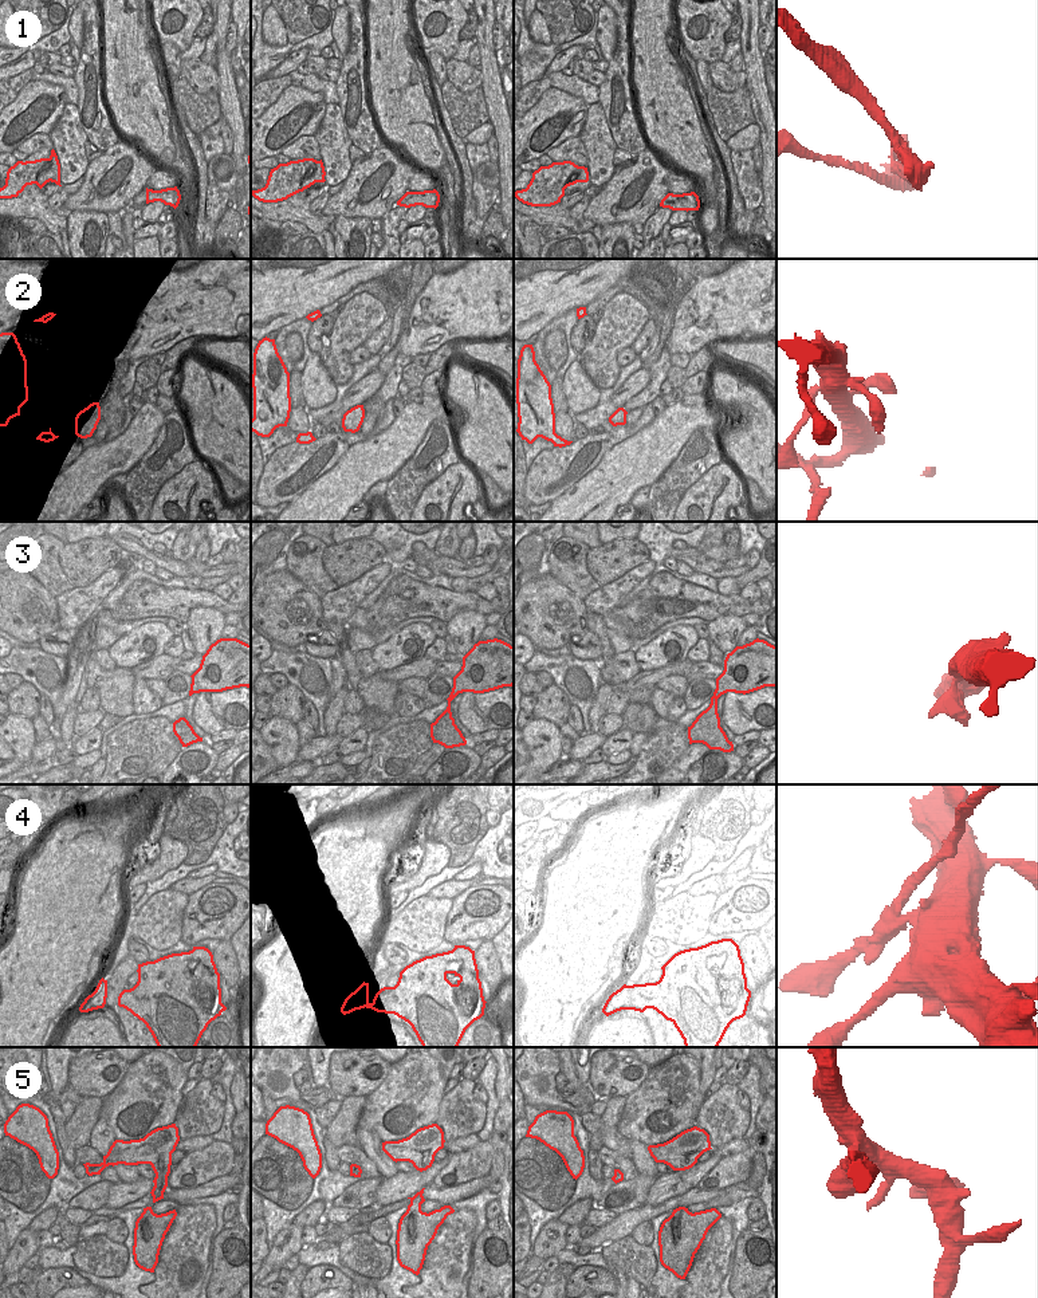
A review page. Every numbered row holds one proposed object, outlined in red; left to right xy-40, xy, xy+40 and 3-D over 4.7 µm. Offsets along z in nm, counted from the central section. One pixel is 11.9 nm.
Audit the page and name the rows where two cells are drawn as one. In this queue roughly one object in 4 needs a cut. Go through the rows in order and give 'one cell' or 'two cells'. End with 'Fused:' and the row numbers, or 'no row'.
1: two cells
2: one cell
3: one cell
4: two cells
5: one cell
Fused: 1, 4

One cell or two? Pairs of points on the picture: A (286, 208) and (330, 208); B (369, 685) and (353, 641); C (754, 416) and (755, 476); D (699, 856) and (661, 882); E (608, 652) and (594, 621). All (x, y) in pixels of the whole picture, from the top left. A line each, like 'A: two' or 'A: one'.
A: two
B: two
C: one
D: one
E: one

